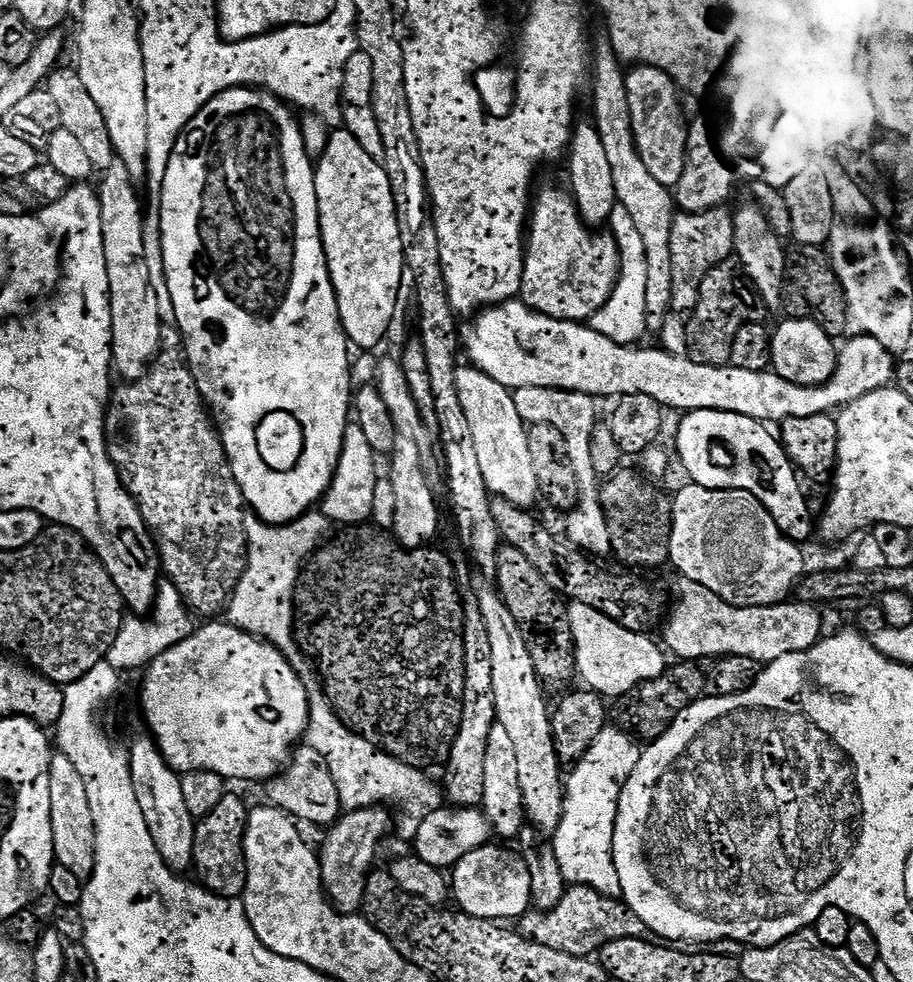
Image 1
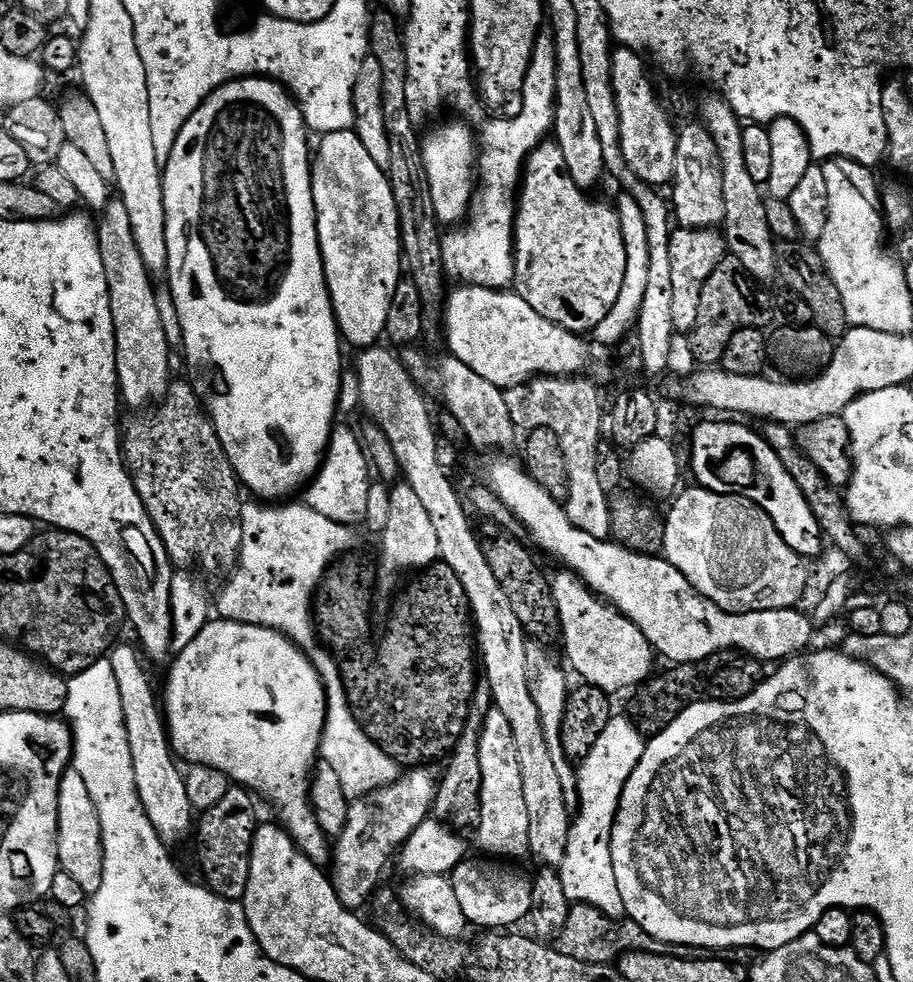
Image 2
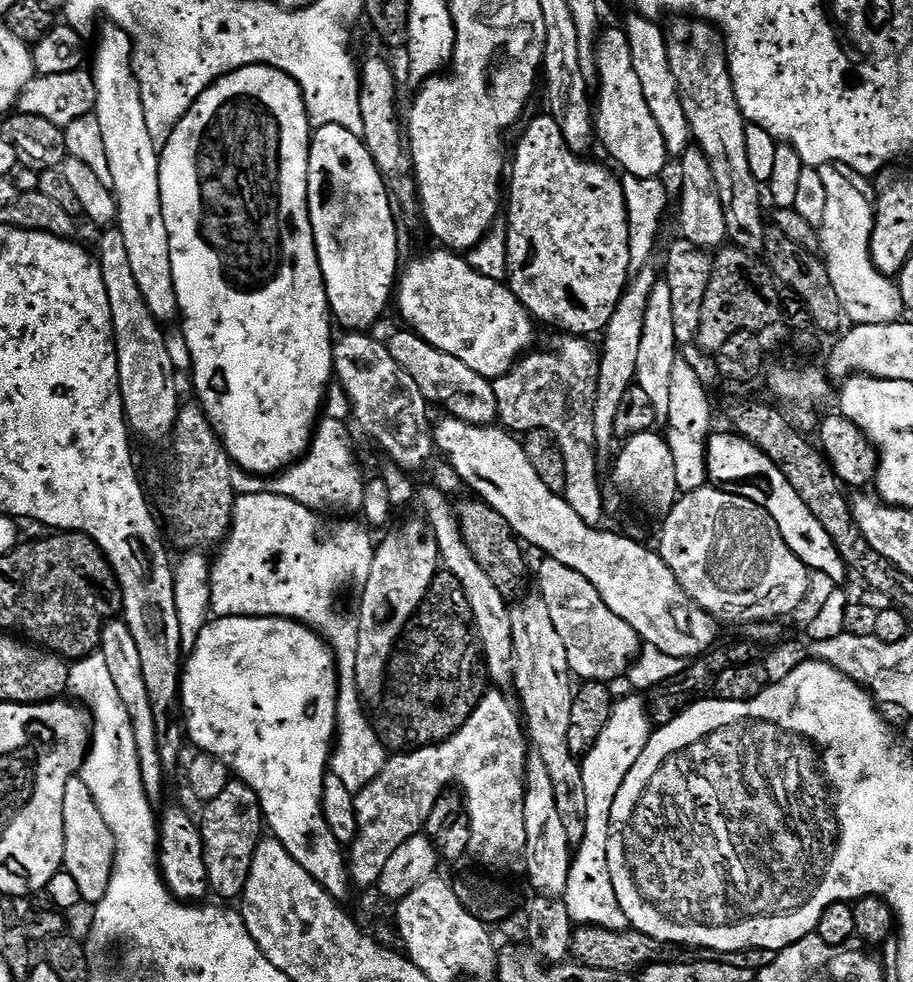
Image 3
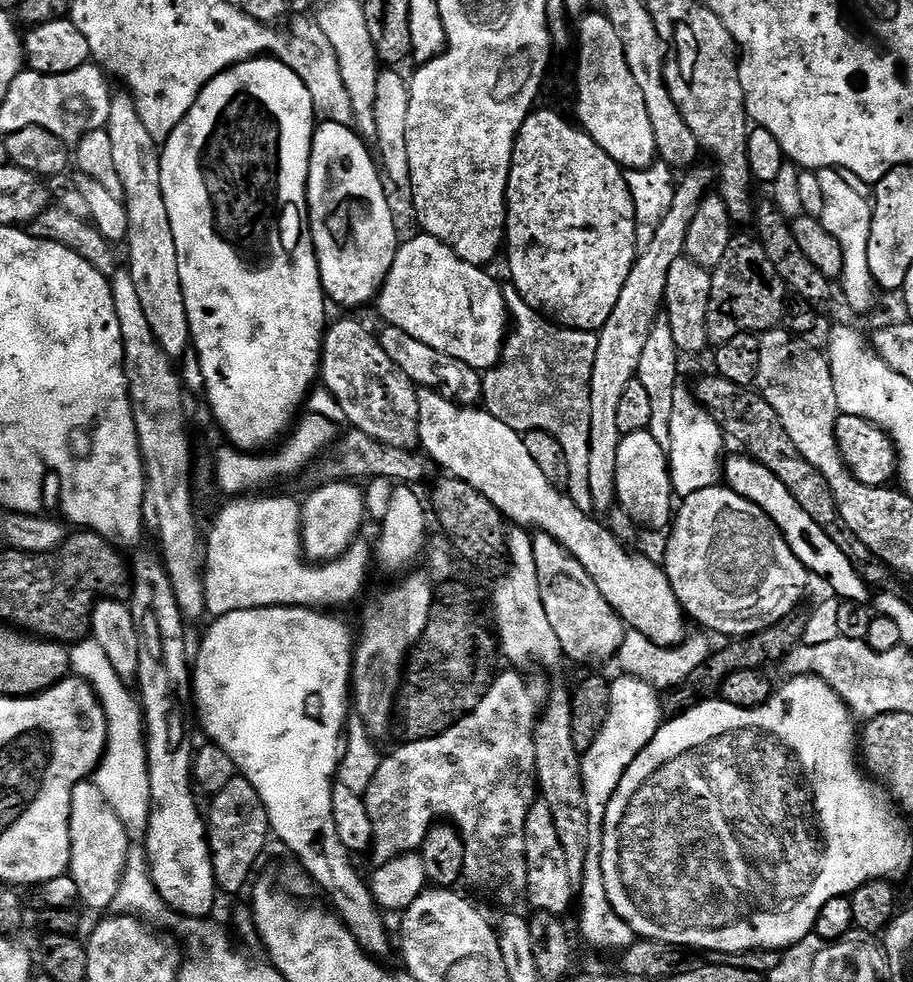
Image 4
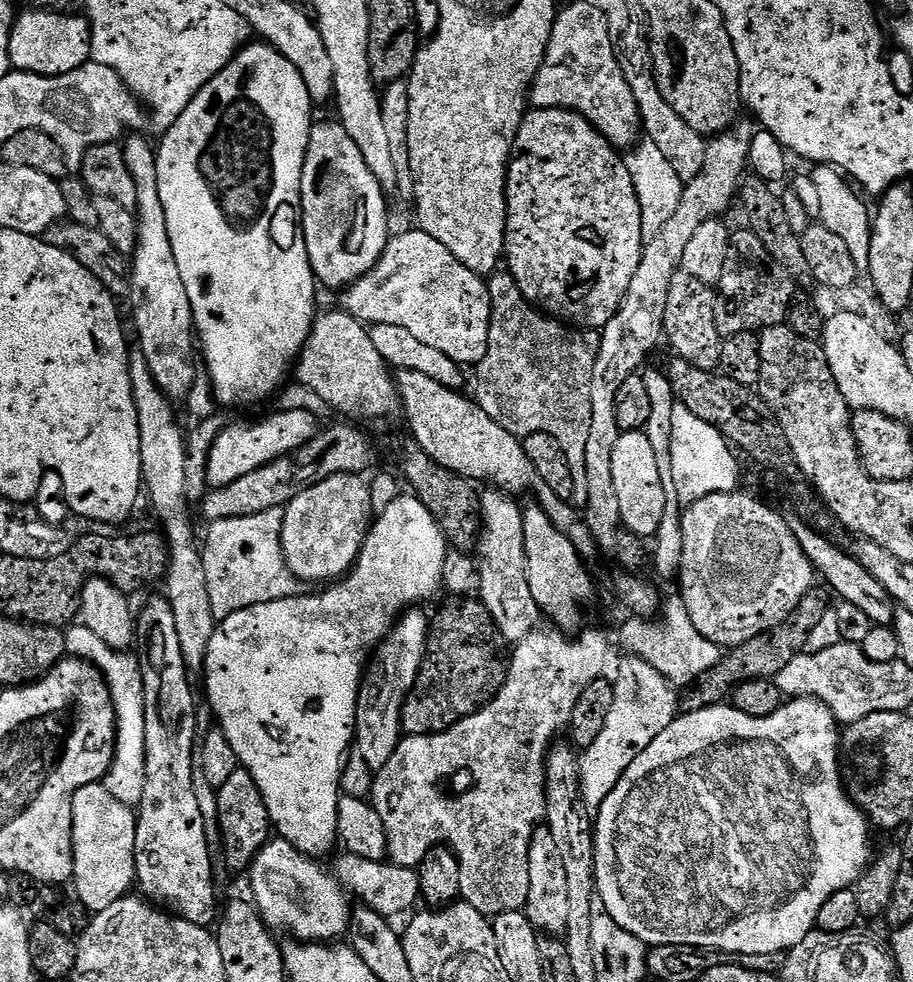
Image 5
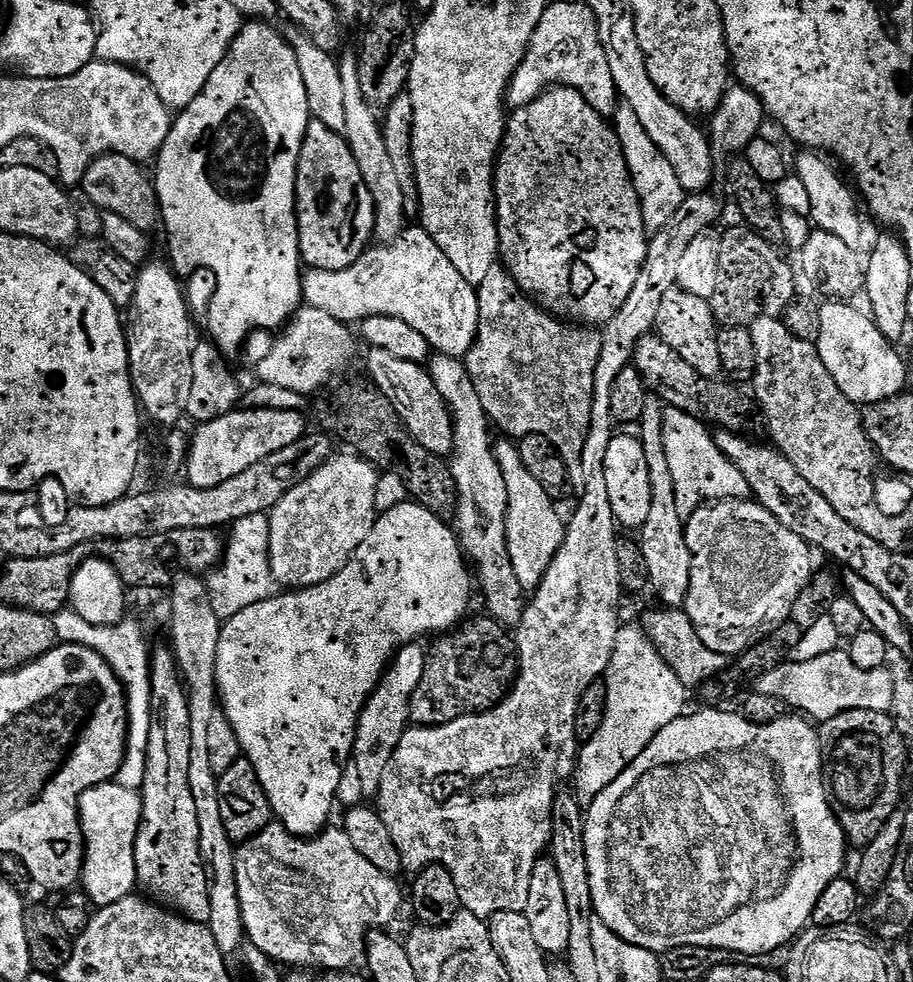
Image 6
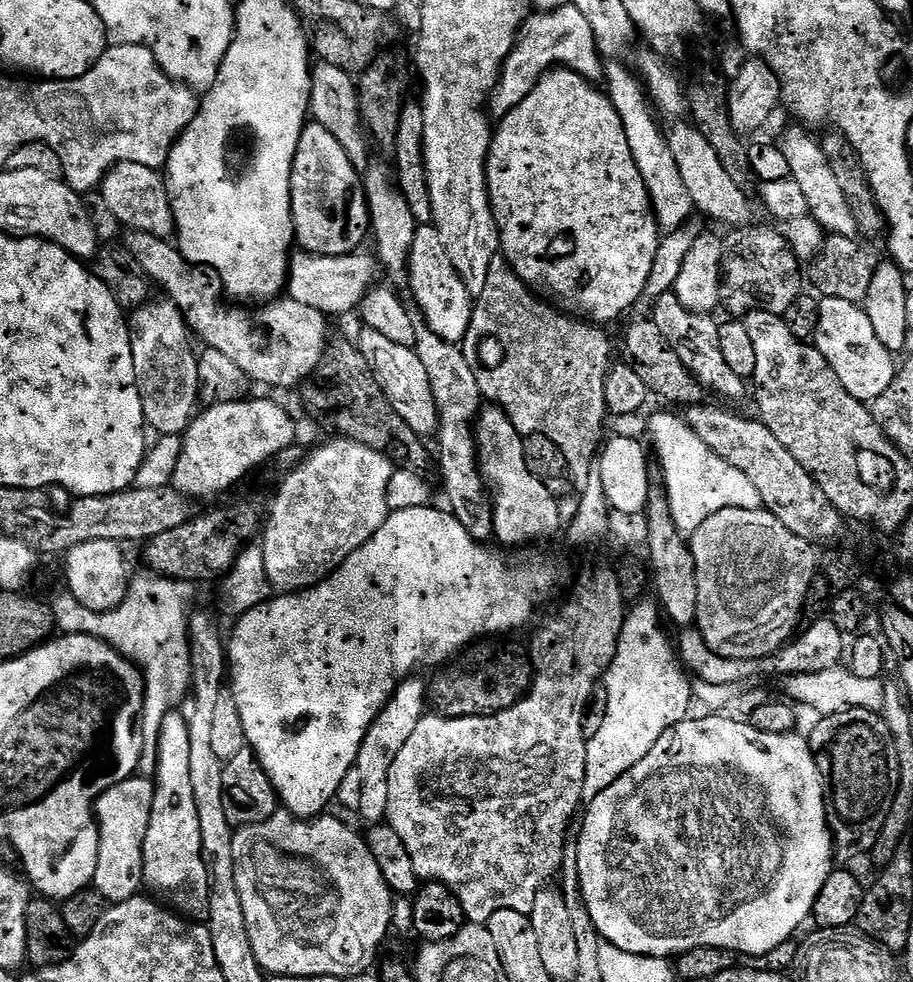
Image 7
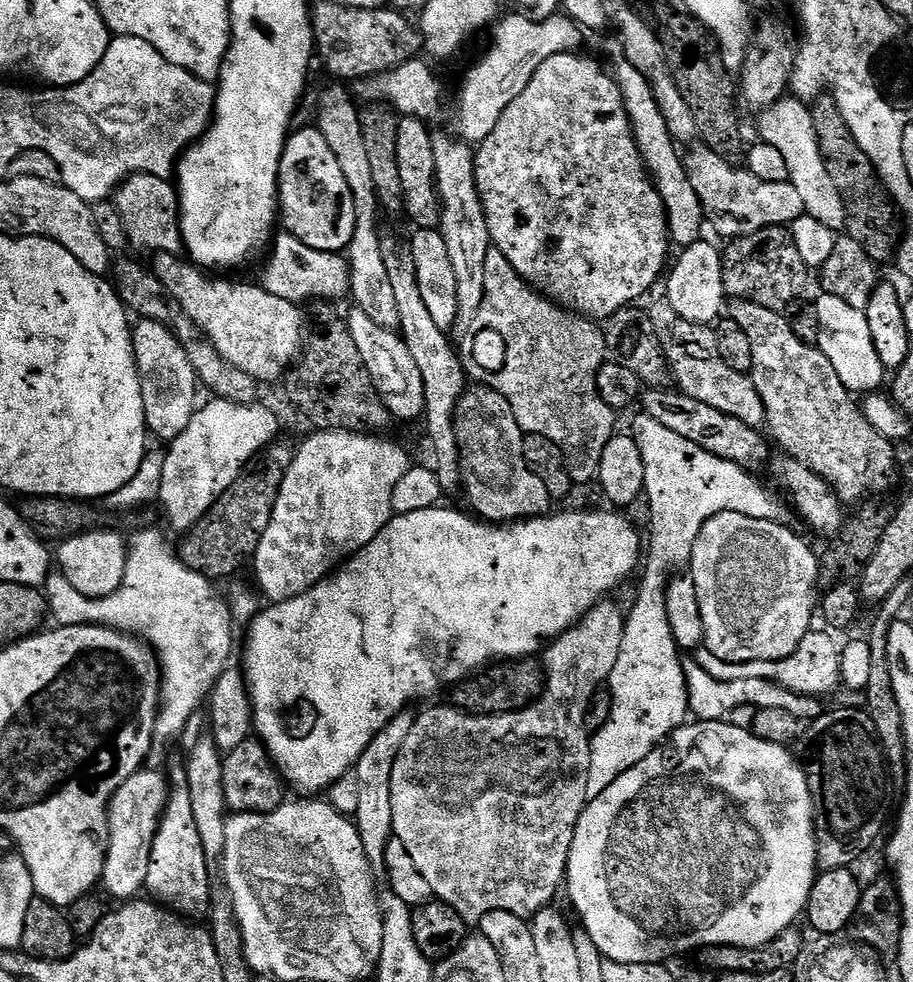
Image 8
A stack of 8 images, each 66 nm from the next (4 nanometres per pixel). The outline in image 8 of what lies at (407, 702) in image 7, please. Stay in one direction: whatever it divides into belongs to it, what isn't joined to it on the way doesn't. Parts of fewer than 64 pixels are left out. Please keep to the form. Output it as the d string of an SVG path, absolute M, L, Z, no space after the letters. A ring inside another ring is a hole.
M412 710L399 712L370 742L370 746L366 746L354 769L354 774L358 778L358 810L354 823L360 831L366 858L372 863L372 871L376 874L383 873L386 846L394 839L394 809L390 807L390 778L394 778L394 762L398 762L398 753L406 743L416 717L417 713Z

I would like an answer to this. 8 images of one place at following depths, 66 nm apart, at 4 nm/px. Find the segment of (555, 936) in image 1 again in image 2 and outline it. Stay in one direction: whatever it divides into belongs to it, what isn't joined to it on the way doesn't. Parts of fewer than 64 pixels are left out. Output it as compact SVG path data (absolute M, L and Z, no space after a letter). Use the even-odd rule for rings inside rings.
M573 903L569 907L566 926L562 926L560 935L554 941L554 947L557 952L566 954L566 958L578 958L578 962L590 962L591 964L612 964L626 952L649 952L663 956L681 956L691 960L701 960L706 955L705 949L702 948L662 942L646 930L642 930L642 926L638 926L634 920L627 918L612 920L606 914L602 914L602 910L589 904L578 903Z

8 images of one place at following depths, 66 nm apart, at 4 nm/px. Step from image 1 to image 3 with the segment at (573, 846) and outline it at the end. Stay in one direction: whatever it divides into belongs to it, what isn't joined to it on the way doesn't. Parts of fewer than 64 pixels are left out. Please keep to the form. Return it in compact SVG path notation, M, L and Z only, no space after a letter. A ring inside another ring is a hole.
M632 694L625 700L617 699L612 706L610 722L598 738L598 742L583 757L584 789L586 790L586 830L580 844L575 845L570 876L562 897L566 910L570 910L573 922L584 926L605 928L615 932L627 932L630 925L622 906L618 906L618 894L614 894L614 884L610 882L608 869L608 823L616 792L622 786L623 776L628 768L638 762L648 737L654 728L648 719L645 701Z

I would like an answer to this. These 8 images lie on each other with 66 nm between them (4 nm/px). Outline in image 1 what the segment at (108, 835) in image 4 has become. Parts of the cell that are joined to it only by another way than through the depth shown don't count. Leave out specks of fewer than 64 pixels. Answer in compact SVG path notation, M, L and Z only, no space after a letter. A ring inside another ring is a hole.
M63 754L53 755L52 773L50 774L50 818L54 830L54 854L56 864L66 866L66 870L80 876L91 877L96 861L96 831L94 830L94 814L90 814L90 801L86 798L86 785L82 782L82 774Z

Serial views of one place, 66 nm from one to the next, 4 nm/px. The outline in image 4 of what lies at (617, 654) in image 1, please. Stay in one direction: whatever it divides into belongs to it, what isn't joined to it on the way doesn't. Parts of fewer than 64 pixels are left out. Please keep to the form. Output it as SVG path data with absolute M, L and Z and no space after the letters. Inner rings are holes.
M536 532L532 536L534 558L538 568L538 590L542 590L542 606L546 606L546 618L550 618L550 626L554 634L558 634L558 642L562 646L565 657L572 660L608 660L617 655L623 644L626 625L620 616L602 598L602 590L594 586L594 578L582 570L582 566L554 538L545 532Z

